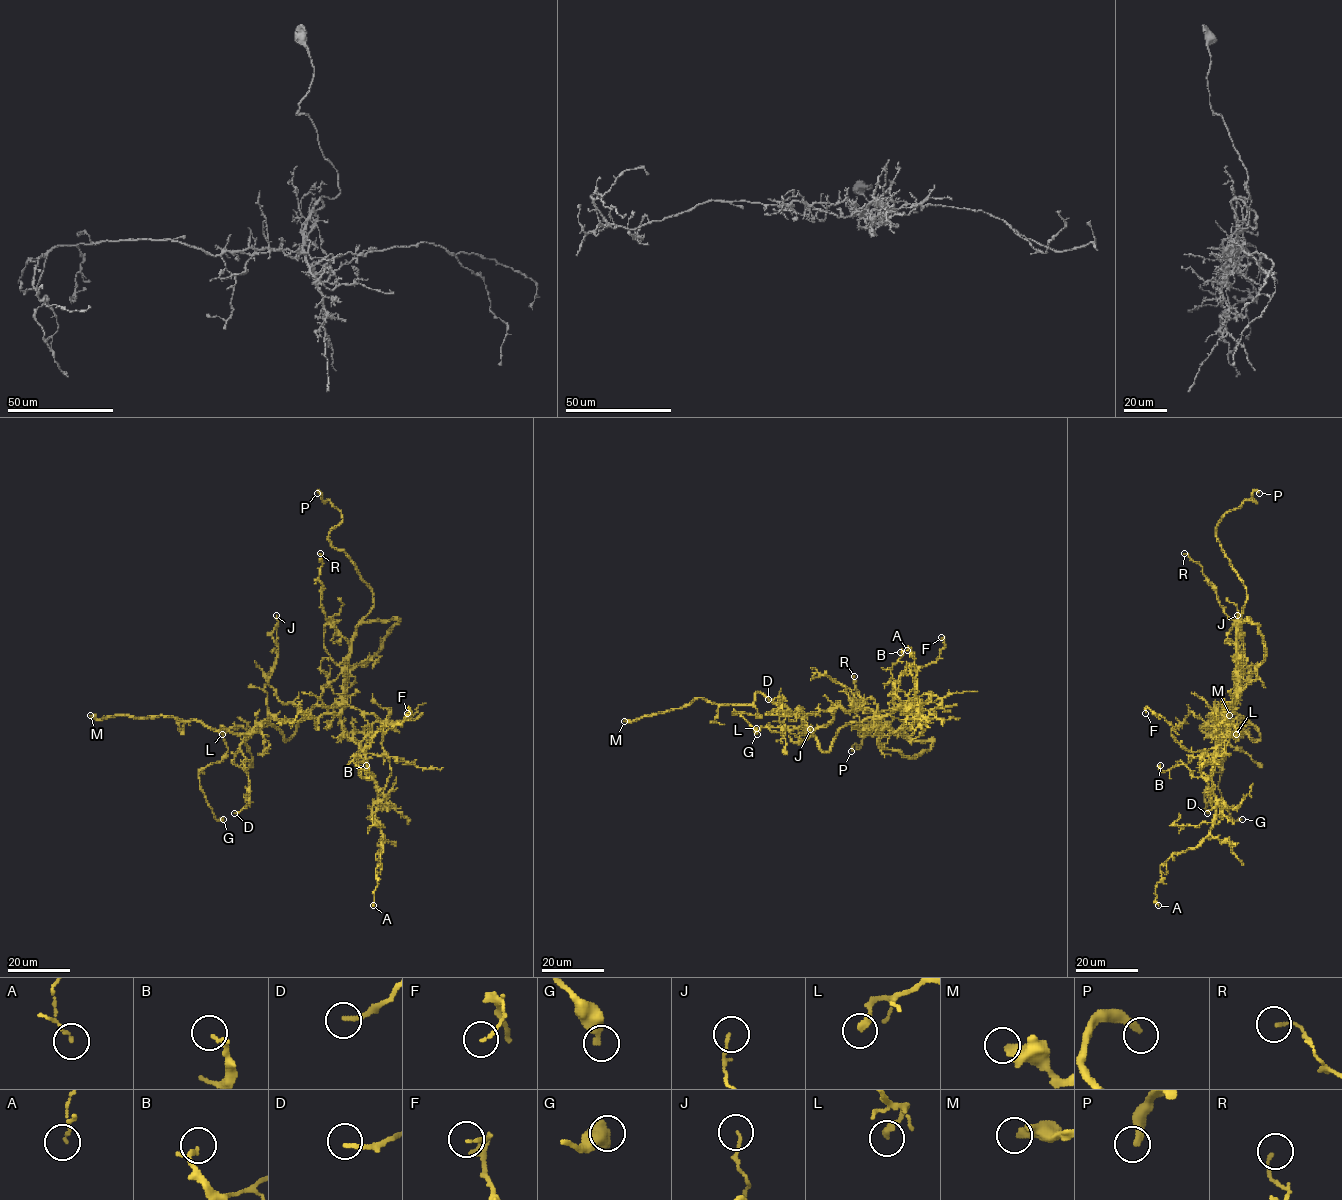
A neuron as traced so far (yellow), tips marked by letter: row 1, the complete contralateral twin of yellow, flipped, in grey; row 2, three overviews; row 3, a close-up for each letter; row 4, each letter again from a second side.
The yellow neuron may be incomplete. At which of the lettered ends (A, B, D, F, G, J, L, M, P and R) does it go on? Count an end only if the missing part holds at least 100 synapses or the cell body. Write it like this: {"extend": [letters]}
{"extend": ["P"]}

